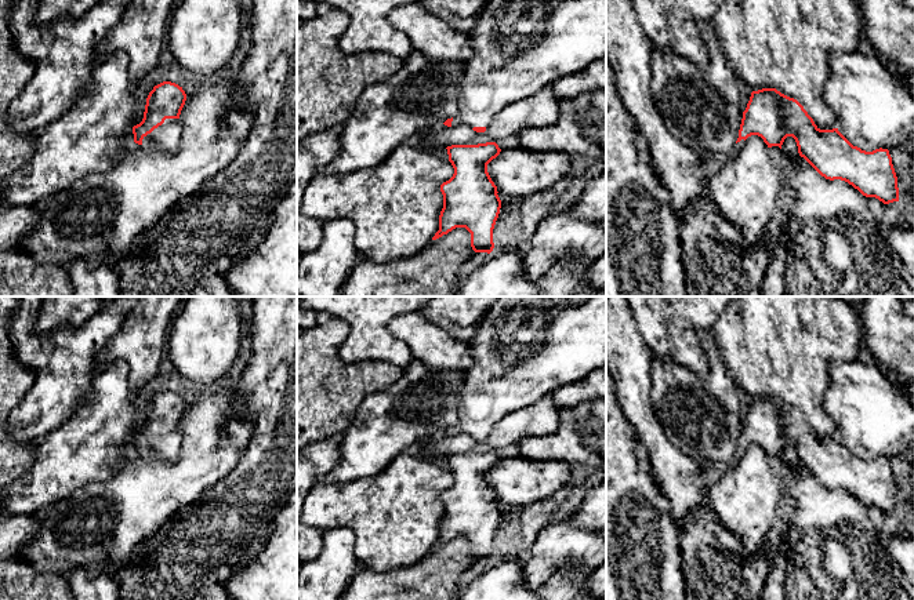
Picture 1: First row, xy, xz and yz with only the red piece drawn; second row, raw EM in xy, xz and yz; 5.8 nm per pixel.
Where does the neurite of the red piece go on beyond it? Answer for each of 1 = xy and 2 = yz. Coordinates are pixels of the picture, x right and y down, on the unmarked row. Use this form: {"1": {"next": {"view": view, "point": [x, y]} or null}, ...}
{"1": {"next": {"view": "xy", "point": [166, 446]}}, "2": {"next": {"view": "yz", "point": [722, 468]}}}

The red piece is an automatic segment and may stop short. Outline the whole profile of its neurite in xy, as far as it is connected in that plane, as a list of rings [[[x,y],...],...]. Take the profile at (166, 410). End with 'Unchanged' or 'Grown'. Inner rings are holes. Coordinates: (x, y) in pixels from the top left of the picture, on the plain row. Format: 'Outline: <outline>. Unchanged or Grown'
Outline: [[[175,392],[155,394],[146,407],[142,430],[133,436],[134,451],[144,457],[156,454],[168,462],[174,461],[181,448],[179,423],[185,410],[185,400]]]. Grown

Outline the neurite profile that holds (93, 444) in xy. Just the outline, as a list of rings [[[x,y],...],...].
[[[115,360],[101,368],[93,383],[91,397],[62,425],[36,443],[30,470],[0,492],[0,508],[8,514],[40,514],[48,506],[72,495],[93,481],[106,481],[124,468],[131,451],[133,436],[144,428],[137,417],[138,394],[130,389],[130,367]]]

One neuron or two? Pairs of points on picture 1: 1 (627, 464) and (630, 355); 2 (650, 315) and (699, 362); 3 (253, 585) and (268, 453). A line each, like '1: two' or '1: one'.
1: two
2: one
3: two

